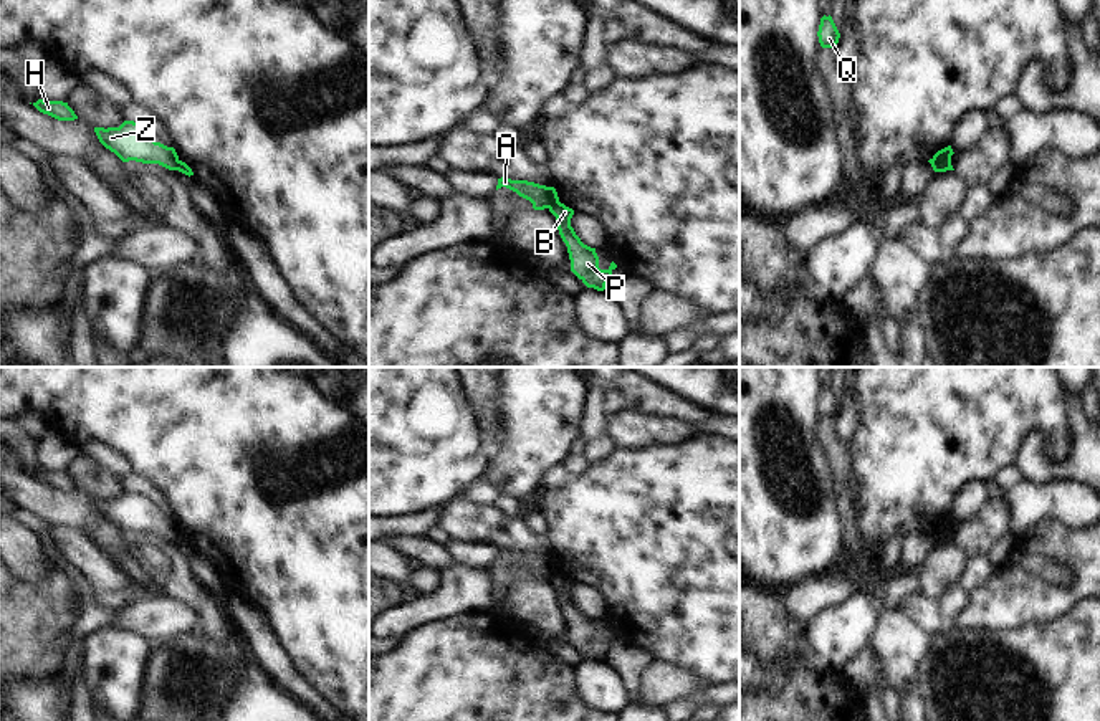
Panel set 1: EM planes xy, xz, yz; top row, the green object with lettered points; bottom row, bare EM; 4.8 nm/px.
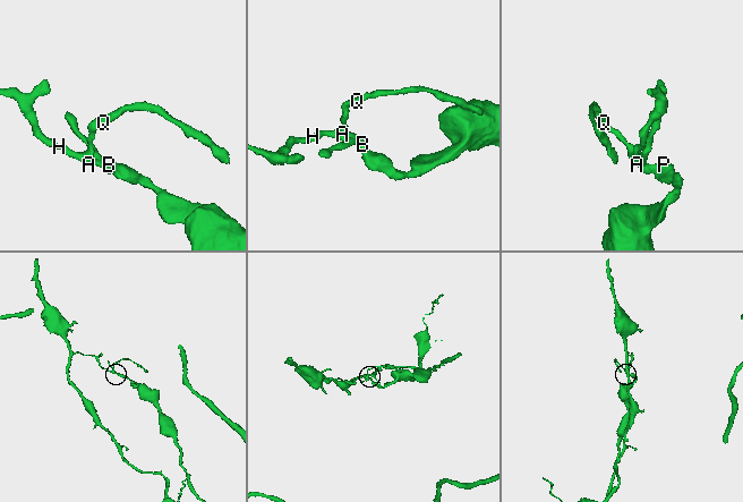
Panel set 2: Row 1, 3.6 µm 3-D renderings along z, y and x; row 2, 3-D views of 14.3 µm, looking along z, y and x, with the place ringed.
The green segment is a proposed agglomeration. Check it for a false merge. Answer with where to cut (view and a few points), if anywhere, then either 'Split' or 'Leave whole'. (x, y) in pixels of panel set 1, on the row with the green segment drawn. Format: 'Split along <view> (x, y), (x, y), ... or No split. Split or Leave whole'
Split along xz (548, 187), (550, 207). Split

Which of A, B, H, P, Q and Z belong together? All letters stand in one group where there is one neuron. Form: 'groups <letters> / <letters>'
groups A H Q Z / B P

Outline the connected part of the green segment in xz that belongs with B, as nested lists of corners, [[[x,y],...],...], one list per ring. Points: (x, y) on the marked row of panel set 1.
[[[549,187],[549,212],[556,217],[559,235],[567,246],[571,271],[587,288],[604,291],[617,265],[612,261],[607,270],[599,268],[595,248],[584,245],[576,235],[574,228],[571,227],[574,210],[559,202],[554,187]]]

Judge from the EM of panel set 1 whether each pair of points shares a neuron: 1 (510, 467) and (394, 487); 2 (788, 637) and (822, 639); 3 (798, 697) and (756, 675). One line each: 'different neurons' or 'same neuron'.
1: different neurons
2: different neurons
3: different neurons

